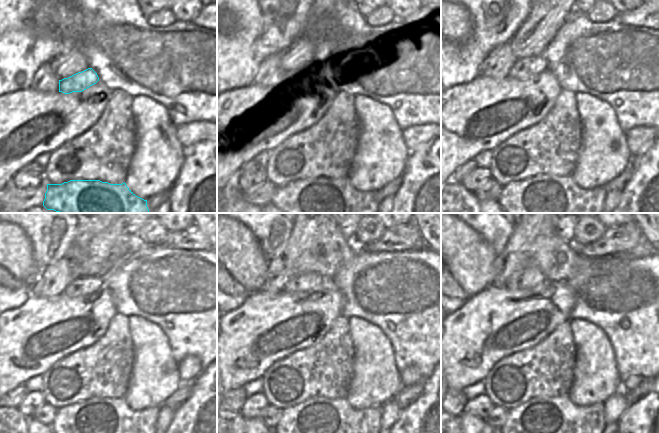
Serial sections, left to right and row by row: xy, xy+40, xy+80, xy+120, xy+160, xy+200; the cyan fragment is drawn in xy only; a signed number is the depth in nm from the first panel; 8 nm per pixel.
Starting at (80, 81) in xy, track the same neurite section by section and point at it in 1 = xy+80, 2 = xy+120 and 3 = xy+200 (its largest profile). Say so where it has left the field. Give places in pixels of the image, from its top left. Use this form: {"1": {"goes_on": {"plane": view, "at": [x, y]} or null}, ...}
{"1": {"goes_on": {"plane": "xy+80", "at": [525, 68]}}, "2": {"goes_on": {"plane": "xy+120", "at": [85, 285]}}, "3": {"goes_on": {"plane": "xy+200", "at": [528, 277]}}}

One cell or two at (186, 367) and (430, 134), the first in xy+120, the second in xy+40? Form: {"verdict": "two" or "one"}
{"verdict": "one"}

